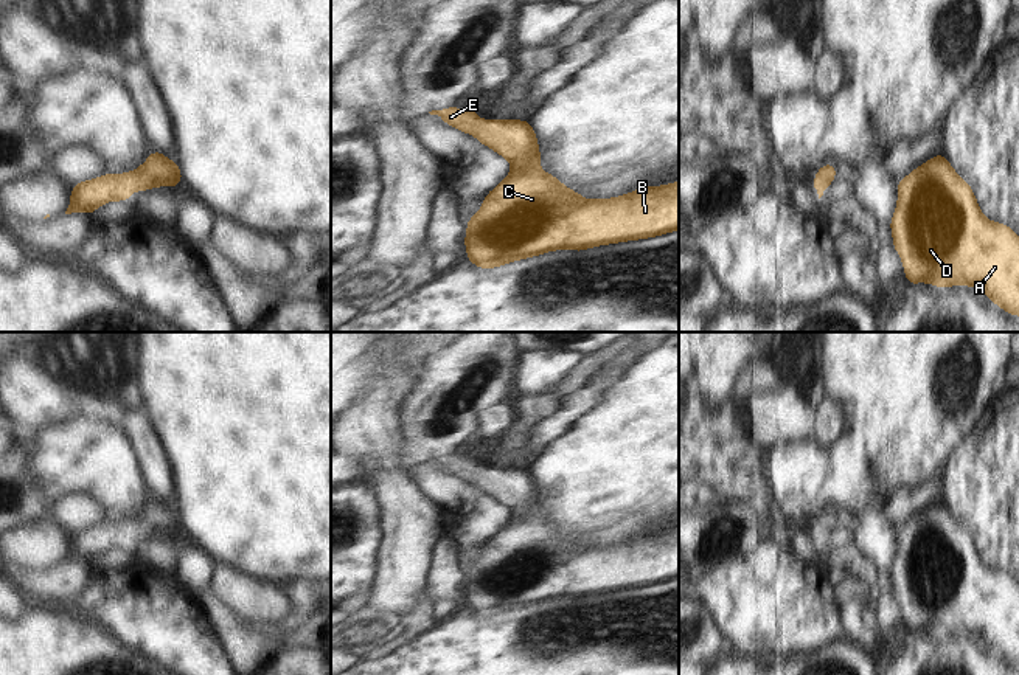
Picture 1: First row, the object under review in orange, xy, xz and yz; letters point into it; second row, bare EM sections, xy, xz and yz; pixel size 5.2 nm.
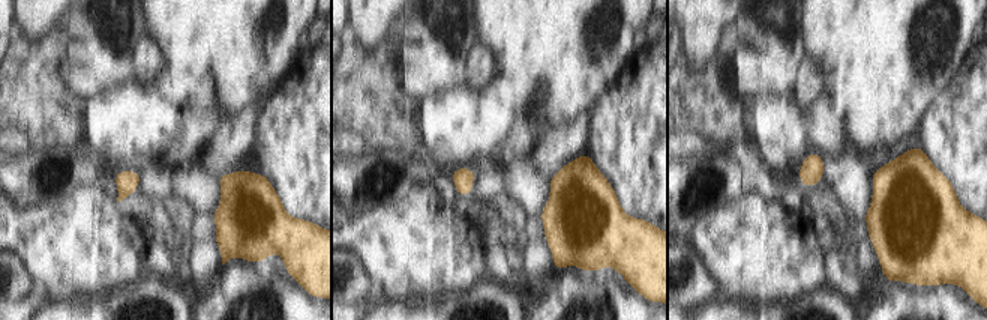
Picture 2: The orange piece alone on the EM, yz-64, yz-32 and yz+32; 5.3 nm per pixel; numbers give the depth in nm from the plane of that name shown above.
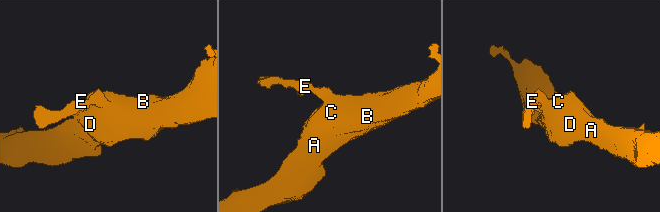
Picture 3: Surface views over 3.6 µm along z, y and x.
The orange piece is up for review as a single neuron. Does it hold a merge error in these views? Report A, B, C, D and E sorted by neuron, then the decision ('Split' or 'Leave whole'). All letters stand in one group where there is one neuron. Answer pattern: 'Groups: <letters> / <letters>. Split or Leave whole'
Groups: A B C D E. Leave whole.

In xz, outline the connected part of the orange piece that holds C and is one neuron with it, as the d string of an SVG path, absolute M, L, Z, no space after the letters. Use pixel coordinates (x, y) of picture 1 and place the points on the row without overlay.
M471 455L429 461L472 481L513 514L510 523L485 543L482 557L466 568L468 608L480 616L553 597L583 599L679 577L679 529L587 549L537 515L541 500L528 467L480 469Z

